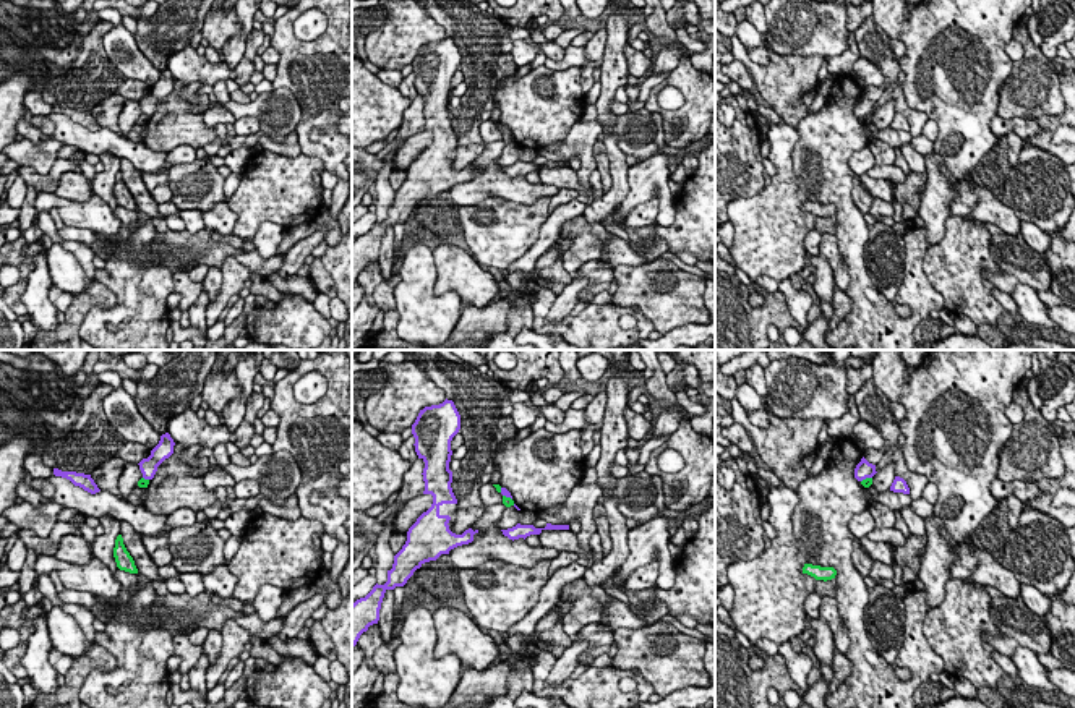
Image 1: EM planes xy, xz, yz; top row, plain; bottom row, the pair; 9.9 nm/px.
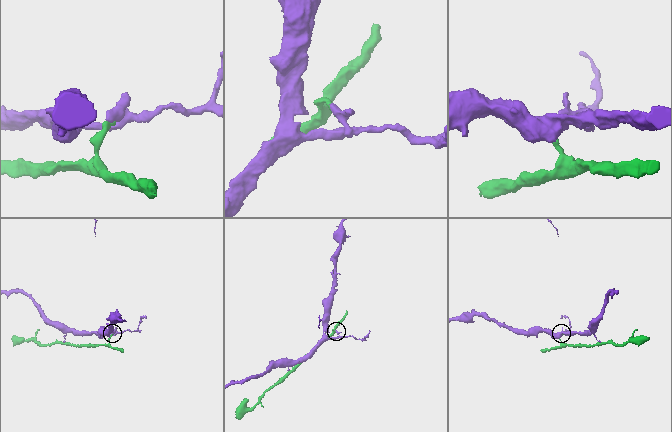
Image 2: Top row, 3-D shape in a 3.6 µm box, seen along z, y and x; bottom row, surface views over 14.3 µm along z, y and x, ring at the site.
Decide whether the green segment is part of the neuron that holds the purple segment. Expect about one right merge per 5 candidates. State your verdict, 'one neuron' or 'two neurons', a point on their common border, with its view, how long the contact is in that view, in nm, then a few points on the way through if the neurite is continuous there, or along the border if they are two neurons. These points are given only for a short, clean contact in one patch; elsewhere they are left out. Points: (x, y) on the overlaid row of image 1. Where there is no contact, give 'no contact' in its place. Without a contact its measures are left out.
two neurons; meets purple in yz at (866, 477); contact 120 nm long; border along yz (871, 477), (861, 481)

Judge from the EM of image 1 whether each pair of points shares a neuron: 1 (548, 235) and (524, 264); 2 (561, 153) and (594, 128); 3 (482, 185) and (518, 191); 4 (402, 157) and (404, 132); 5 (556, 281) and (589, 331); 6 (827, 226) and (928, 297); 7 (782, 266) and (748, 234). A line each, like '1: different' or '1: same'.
1: same
2: same
3: same
4: different
5: different
6: different
7: same

